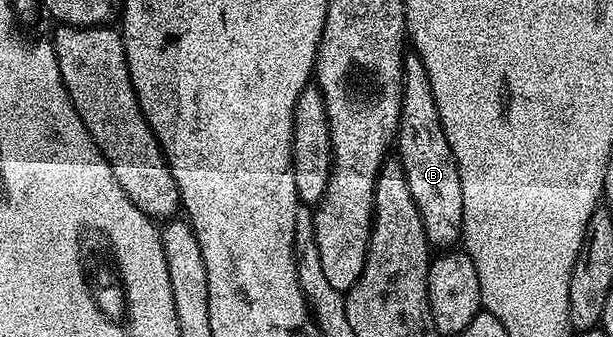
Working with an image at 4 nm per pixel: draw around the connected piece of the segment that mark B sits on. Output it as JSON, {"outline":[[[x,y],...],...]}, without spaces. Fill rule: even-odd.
{"outline":[[[413,53],[407,54],[402,70],[402,108],[396,158],[404,169],[408,189],[412,189],[412,201],[416,201],[416,209],[420,209],[420,221],[424,221],[424,233],[431,248],[453,248],[462,233],[464,193],[460,185],[460,168],[456,165],[452,145],[448,145],[448,137],[444,137],[444,125],[440,125],[440,113],[436,109],[436,97],[432,97],[428,69],[424,69],[424,61]]]}

